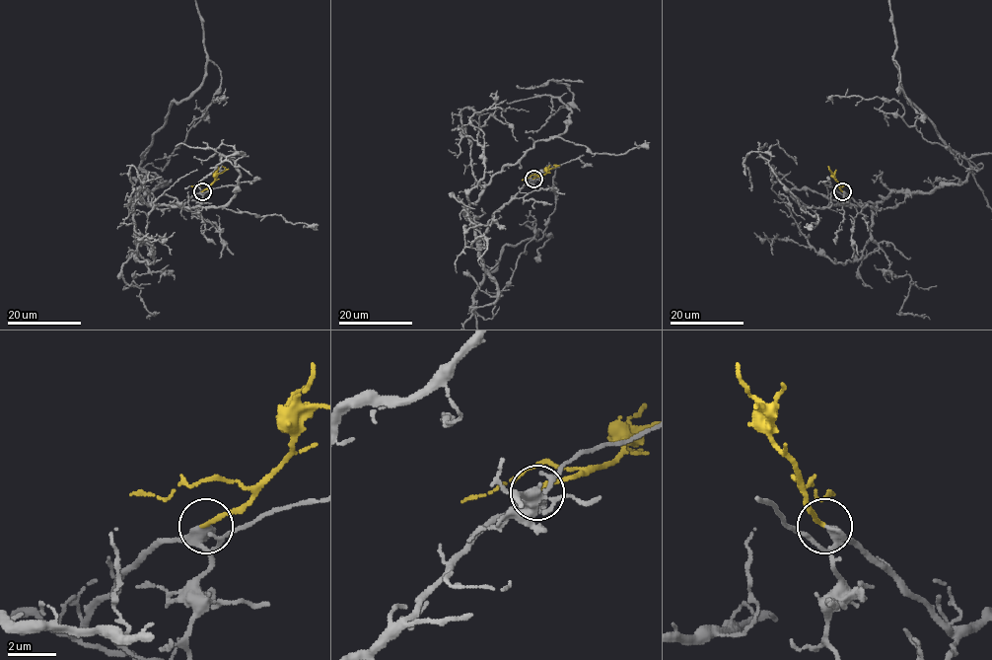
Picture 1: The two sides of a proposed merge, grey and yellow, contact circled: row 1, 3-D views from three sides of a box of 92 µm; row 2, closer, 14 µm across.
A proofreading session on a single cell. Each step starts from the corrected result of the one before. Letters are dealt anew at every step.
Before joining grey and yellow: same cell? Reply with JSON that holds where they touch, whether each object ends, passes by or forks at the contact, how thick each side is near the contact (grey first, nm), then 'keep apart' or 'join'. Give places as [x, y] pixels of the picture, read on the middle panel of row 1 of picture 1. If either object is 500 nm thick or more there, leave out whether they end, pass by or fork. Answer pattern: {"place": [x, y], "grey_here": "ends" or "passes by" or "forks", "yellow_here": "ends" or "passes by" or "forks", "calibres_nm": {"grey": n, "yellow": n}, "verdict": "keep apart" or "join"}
{"place": [533, 179], "grey_here": "passes by", "yellow_here": "ends", "calibres_nm": {"grey": 340, "yellow": 180}, "verdict": "join"}

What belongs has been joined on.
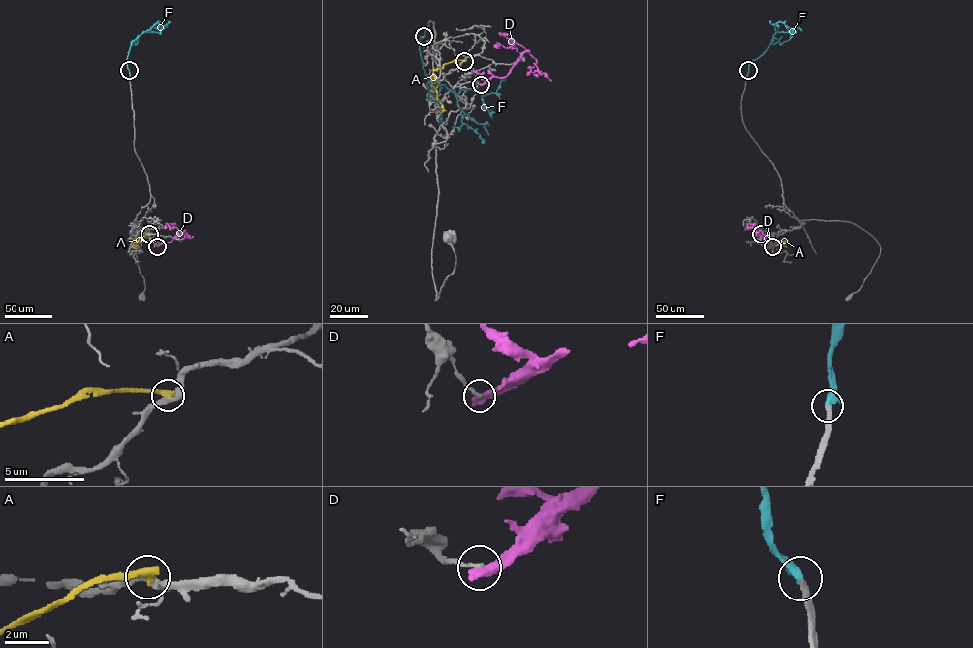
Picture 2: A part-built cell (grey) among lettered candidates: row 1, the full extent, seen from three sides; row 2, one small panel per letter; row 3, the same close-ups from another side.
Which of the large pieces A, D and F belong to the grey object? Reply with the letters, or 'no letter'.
F

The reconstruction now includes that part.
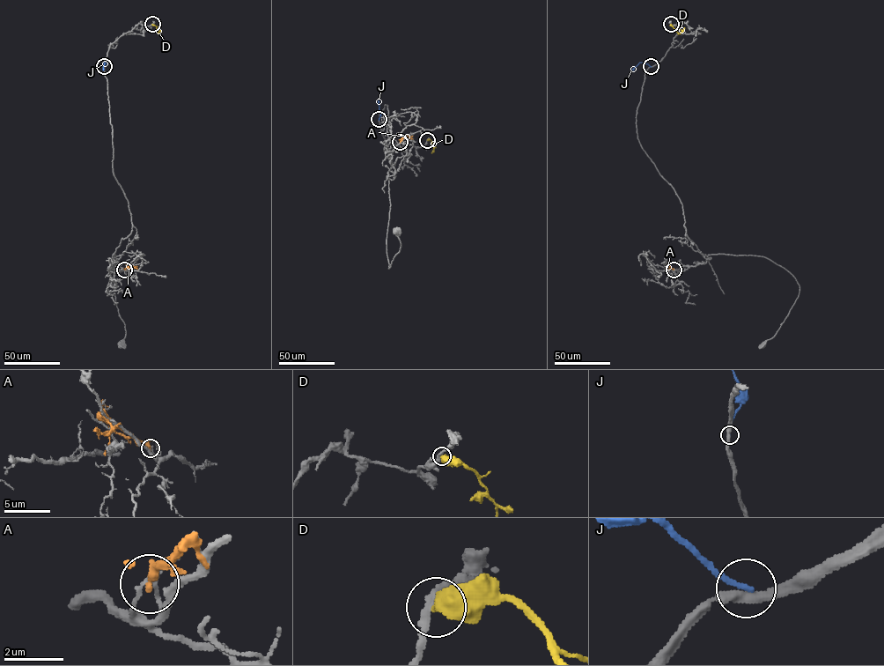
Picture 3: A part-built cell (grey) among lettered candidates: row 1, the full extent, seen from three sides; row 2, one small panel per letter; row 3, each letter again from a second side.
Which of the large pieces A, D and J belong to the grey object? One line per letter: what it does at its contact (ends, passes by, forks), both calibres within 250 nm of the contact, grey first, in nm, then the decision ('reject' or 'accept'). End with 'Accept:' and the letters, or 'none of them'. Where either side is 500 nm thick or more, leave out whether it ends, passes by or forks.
A: it ends there; 120 nm thick on the grey side, 300 nm on the other; reject
D: 200 nm thick on the grey side, 650 nm on the other; reject
J: it ends there; 320 nm thick on the grey side, 190 nm on the other; reject
Accept: none of them

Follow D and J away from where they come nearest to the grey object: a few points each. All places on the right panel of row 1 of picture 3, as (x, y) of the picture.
D: (671, 24), (679, 33), (684, 27)
J: (651, 66), (639, 62), (632, 70)

